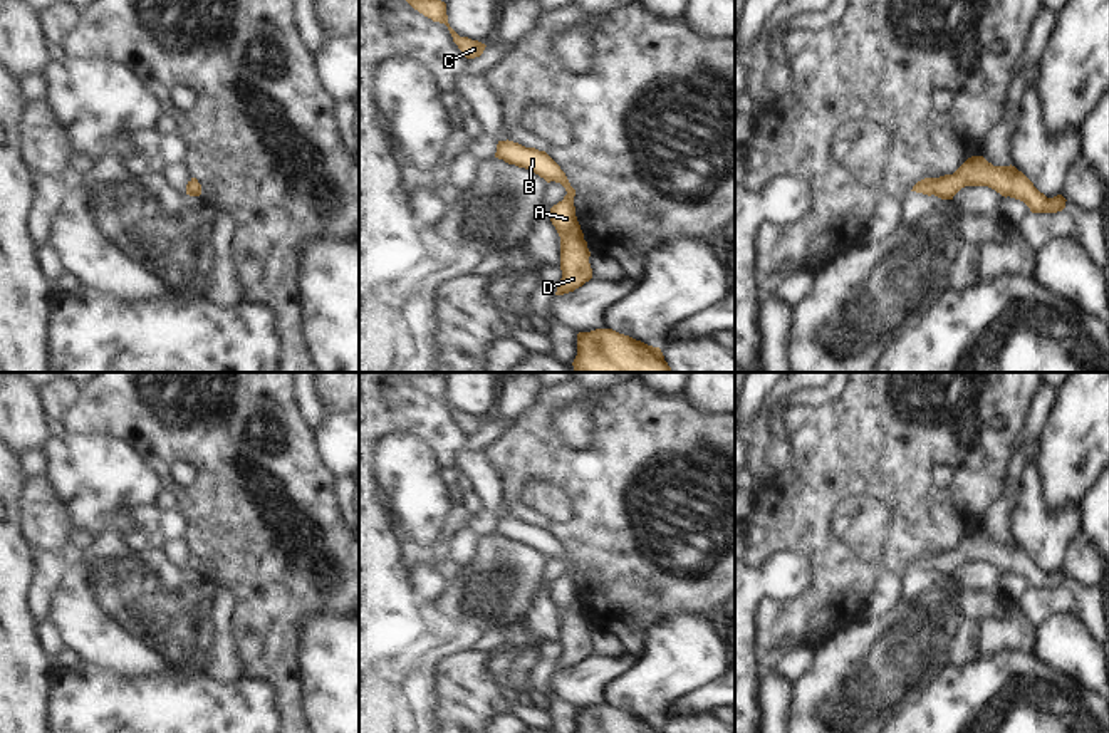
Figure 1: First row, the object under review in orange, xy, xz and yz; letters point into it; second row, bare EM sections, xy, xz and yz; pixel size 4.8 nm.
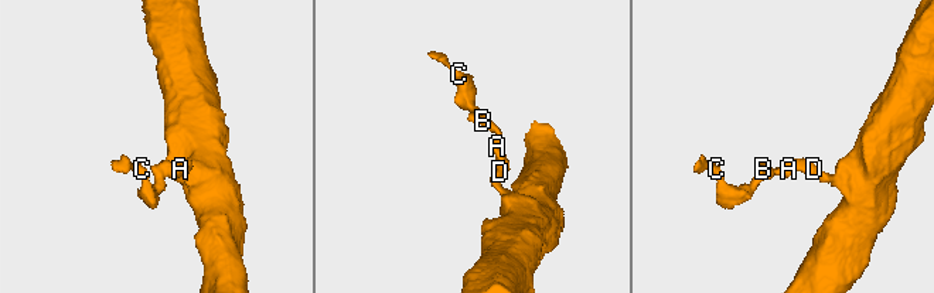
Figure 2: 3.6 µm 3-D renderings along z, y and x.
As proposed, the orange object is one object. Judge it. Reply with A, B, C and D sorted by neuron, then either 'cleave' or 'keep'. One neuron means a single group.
groups A B C D; keep

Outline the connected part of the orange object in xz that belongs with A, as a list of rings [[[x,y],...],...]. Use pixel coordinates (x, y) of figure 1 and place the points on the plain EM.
[[[508,515],[498,517],[495,533],[525,543],[544,554],[547,559],[560,559],[565,564],[567,570],[564,575],[554,580],[549,587],[550,597],[560,612],[562,654],[555,671],[564,671],[582,663],[592,654],[589,639],[591,627],[575,592],[575,565],[570,562],[565,548],[545,527],[525,523]]]

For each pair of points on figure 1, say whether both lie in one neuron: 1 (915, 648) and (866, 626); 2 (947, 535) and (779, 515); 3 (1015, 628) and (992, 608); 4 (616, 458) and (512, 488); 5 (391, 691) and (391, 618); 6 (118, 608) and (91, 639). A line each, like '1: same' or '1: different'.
1: same
2: same
3: different
4: same
5: different
6: same

